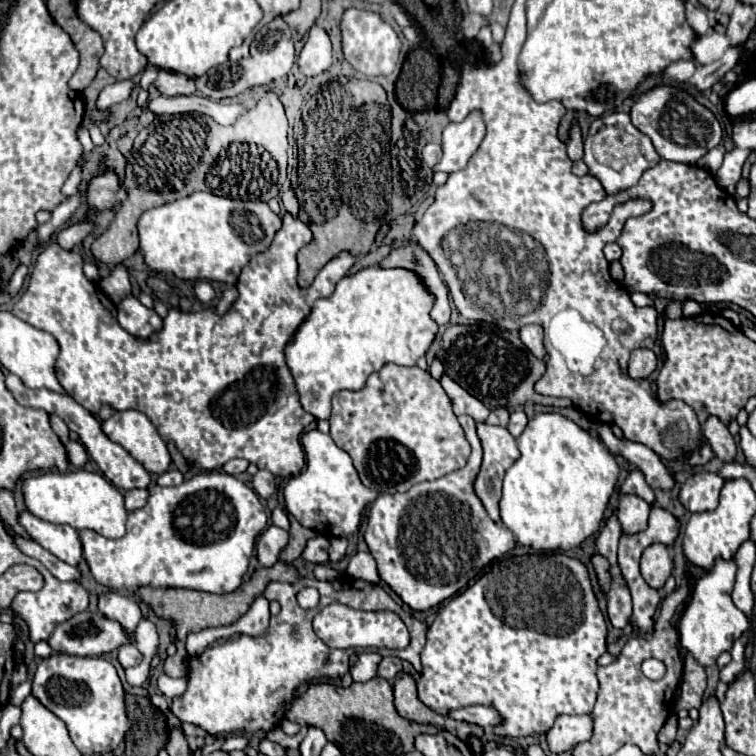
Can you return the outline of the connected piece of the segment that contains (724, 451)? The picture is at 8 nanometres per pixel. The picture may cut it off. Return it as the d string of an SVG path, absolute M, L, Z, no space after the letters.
M717 416L707 418L707 422L703 424L703 436L715 450L717 458L721 458L723 462L735 460L735 450L737 450L735 440L733 440L731 432L727 430L727 426Z

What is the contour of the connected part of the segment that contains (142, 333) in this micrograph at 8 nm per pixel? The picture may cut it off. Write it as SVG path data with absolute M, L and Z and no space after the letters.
M125 296L117 304L117 320L121 328L139 338L149 338L155 330L163 326L163 320L155 310L145 308L135 296Z

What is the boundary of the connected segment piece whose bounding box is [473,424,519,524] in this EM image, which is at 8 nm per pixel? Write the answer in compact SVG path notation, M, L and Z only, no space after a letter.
M477 424L477 434L483 444L483 464L473 482L473 488L479 500L483 502L489 518L495 524L501 524L501 480L505 470L519 458L519 448L515 438L503 426Z

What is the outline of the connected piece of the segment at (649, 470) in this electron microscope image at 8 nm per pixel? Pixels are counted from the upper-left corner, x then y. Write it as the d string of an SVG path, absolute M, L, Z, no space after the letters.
M597 424L597 430L599 430L599 436L601 436L601 442L607 446L607 450L611 454L619 454L623 456L625 460L629 460L633 466L637 466L637 470L643 472L647 484L657 490L671 490L673 488L673 476L669 474L669 470L665 468L665 464L659 460L659 456L639 444L639 442L631 442L627 438L615 438L611 432L609 432L609 426L607 424Z

